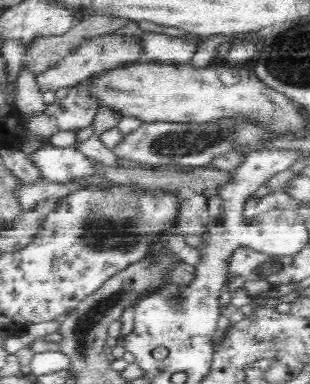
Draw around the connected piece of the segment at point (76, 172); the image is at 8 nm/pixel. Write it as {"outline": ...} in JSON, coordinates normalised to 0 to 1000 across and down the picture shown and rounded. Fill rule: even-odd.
{"outline":[[[148,370],[87,404],[90,417],[123,438],[129,458],[148,469],[219,477],[297,456],[294,414],[245,393],[232,378],[190,385]]]}

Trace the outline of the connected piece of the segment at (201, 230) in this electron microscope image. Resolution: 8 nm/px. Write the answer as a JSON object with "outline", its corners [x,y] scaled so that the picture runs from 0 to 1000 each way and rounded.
{"outline":[[[619,500],[619,505],[606,510],[606,521],[594,526],[590,544],[581,547],[574,586],[568,586],[561,599],[545,609],[571,607],[606,617],[619,612],[658,615],[658,609],[677,604],[681,565],[677,544],[671,544],[671,531],[677,531],[674,516],[677,513],[658,510],[655,503]]]}

